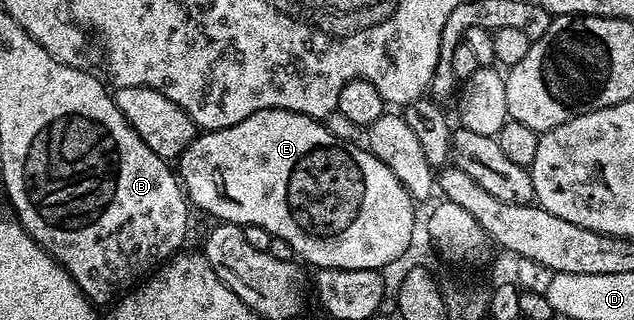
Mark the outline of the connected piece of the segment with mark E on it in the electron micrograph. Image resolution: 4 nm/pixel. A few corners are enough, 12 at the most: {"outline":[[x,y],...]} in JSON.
{"outline":[[262,109],[178,160],[191,206],[380,271],[417,204],[367,146]]}

